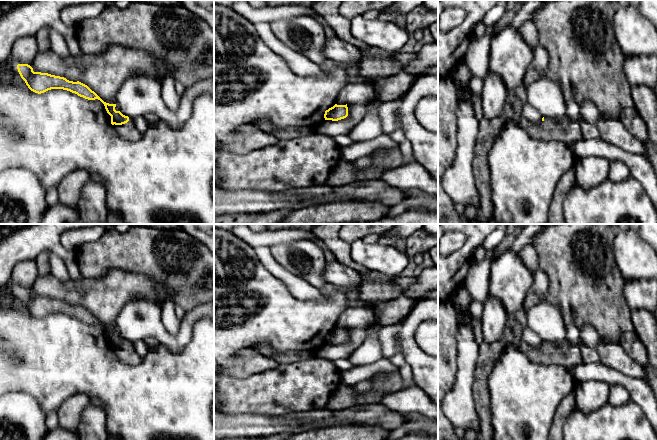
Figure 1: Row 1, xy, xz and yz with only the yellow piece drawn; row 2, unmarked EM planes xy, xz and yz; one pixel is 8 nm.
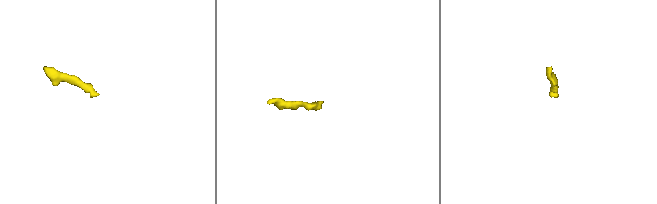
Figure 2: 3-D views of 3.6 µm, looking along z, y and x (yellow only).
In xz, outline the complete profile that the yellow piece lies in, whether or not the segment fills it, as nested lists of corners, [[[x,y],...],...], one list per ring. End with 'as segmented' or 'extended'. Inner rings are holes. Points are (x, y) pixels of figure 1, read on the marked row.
[[[337,105],[329,108],[325,111],[324,118],[325,120],[338,121],[344,119],[348,116],[348,107],[346,105]]] | as segmented

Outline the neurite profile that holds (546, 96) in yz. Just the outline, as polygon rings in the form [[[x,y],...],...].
[[[547,77],[533,82],[526,88],[526,102],[542,117],[566,120],[566,99],[561,87]]]

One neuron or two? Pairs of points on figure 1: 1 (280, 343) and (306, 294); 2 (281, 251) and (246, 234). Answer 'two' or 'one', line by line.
1: two
2: two

